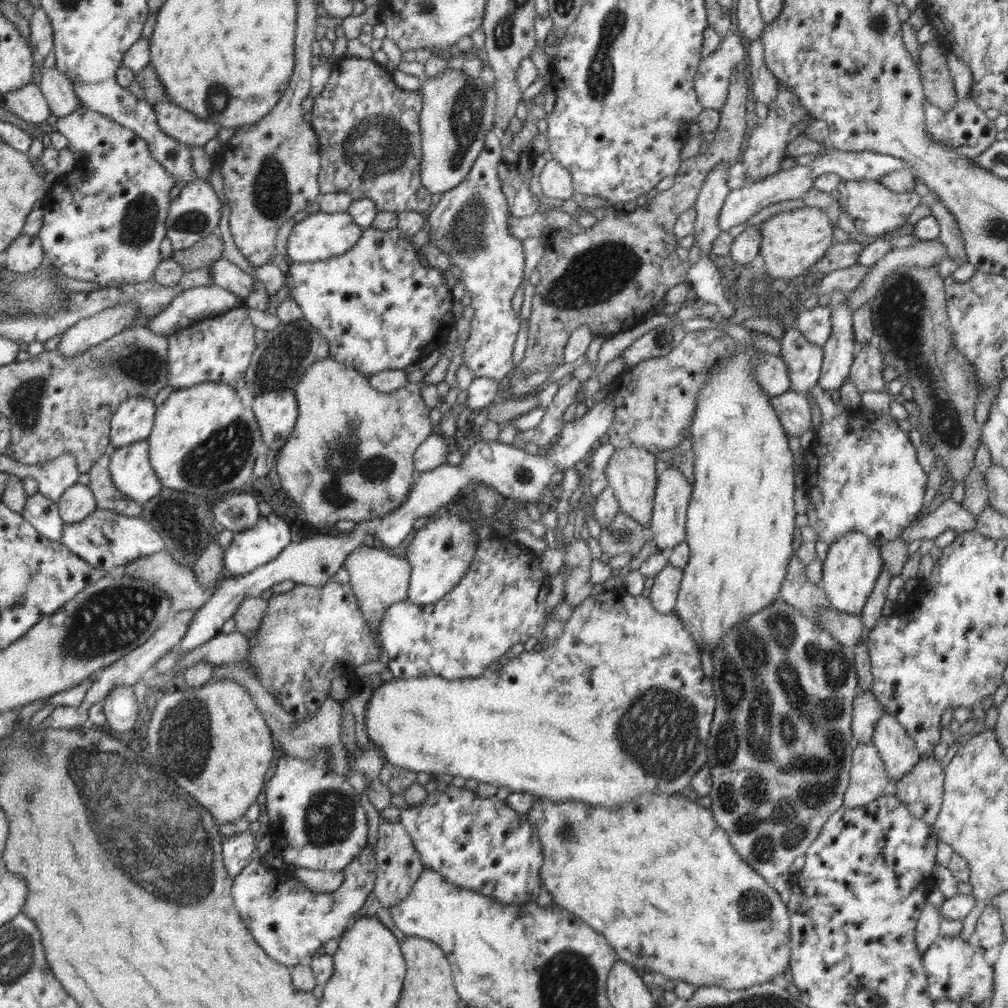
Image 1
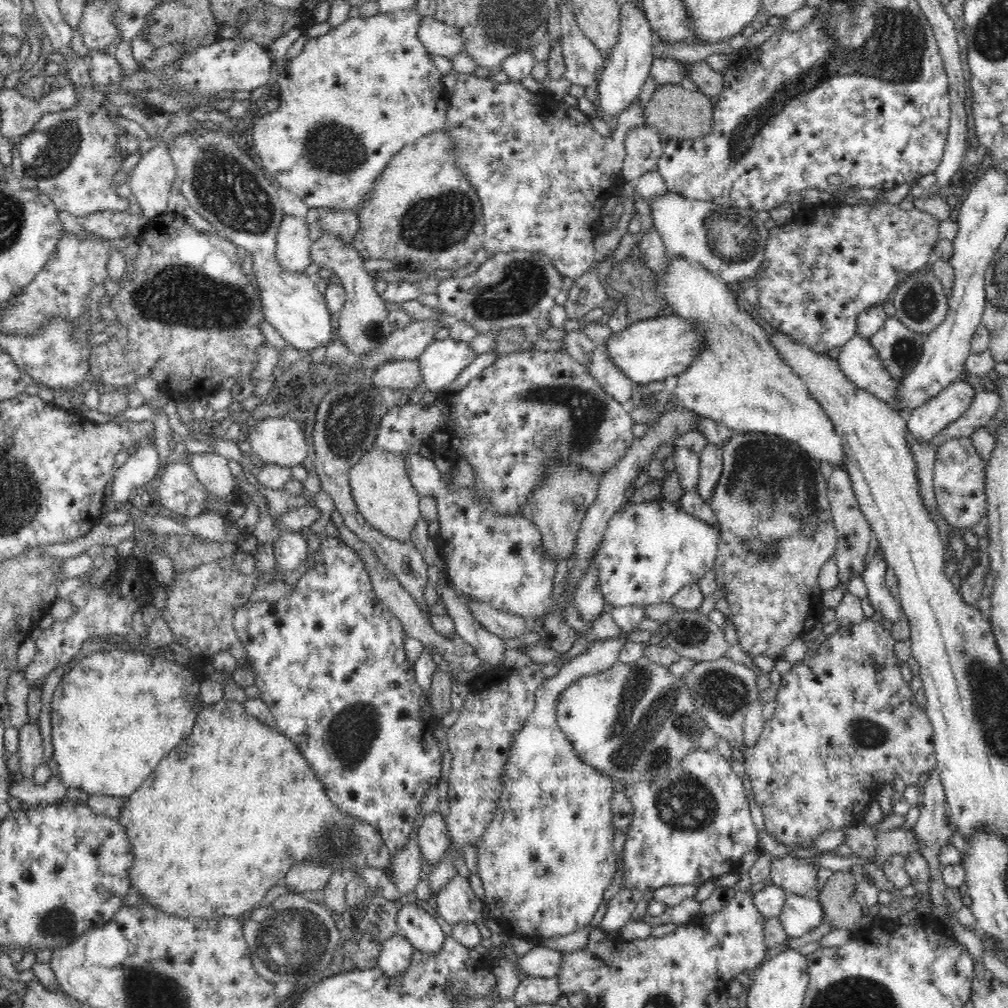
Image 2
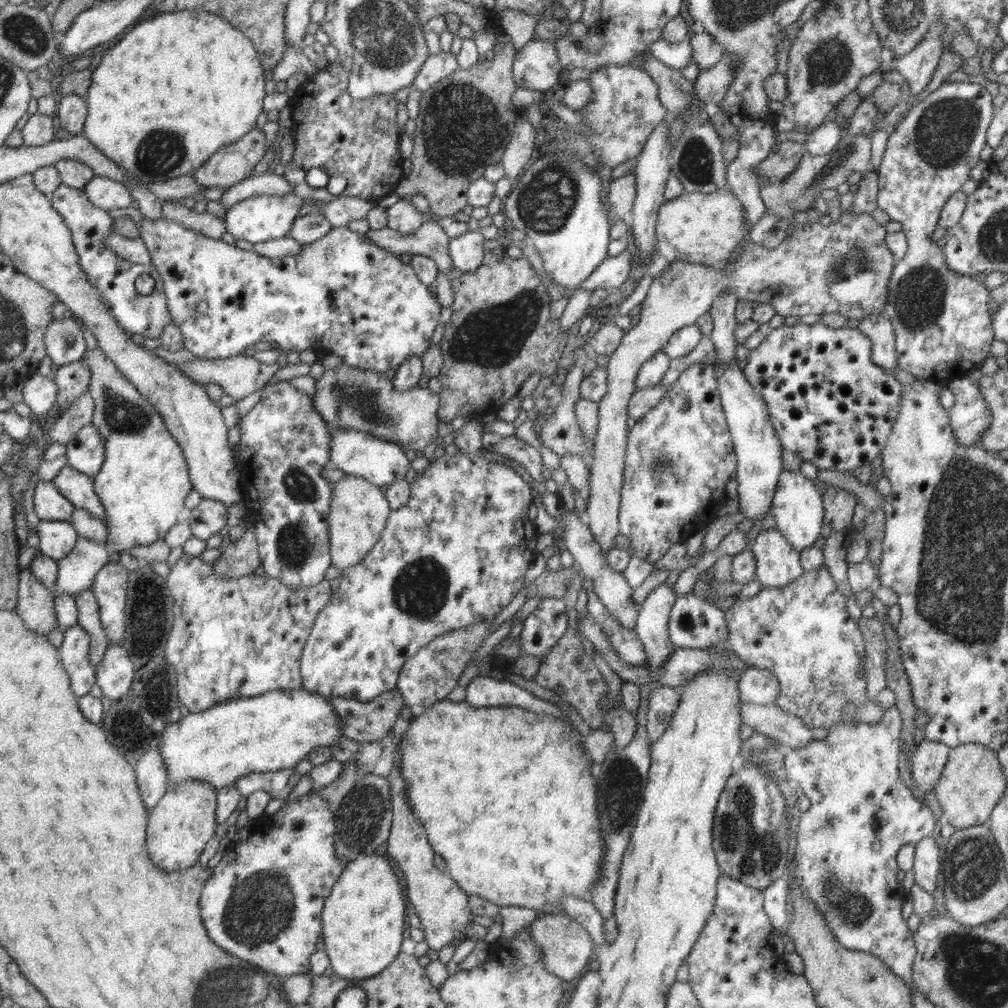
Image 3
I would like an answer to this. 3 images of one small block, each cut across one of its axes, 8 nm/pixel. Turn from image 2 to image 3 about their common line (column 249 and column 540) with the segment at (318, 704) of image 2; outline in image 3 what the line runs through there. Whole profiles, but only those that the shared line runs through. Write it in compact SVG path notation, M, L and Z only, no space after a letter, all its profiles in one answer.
M559 599L542 601L525 620L524 629L518 640L522 654L533 654L540 660L554 647L567 630L566 604Z

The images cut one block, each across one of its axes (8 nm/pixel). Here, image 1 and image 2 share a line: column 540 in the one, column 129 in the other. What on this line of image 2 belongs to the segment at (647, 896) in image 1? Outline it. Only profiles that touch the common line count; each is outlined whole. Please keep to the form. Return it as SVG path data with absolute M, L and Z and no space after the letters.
M220 700L214 705L205 706L198 716L190 732L182 742L176 746L142 783L132 796L128 797L126 806L121 808L117 816L119 823L123 825L128 835L128 841L132 847L133 861L129 870L131 886L138 890L140 896L162 912L179 916L180 918L222 918L222 916L238 917L245 913L251 913L258 909L262 898L272 886L283 883L286 873L292 864L302 861L322 861L332 864L333 867L347 868L349 874L359 874L362 867L386 869L389 864L390 851L375 826L367 822L360 822L349 814L344 814L329 798L323 784L318 780L316 773L309 767L307 760L296 745L287 739L277 727L272 728L260 722L255 716L246 712L243 704L234 700Z

